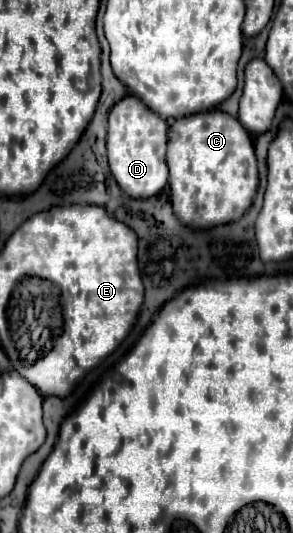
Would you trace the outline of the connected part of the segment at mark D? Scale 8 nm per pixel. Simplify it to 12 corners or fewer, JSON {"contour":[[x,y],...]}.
{"contour":[[136,96],[108,118],[108,162],[130,198],[168,182],[168,124]]}

